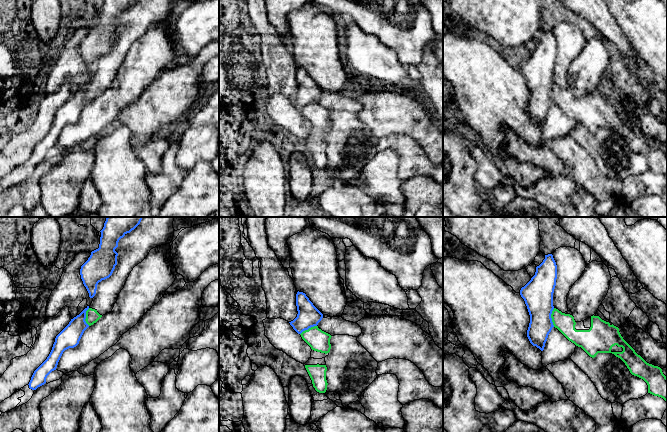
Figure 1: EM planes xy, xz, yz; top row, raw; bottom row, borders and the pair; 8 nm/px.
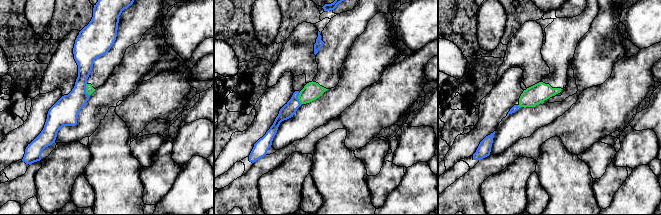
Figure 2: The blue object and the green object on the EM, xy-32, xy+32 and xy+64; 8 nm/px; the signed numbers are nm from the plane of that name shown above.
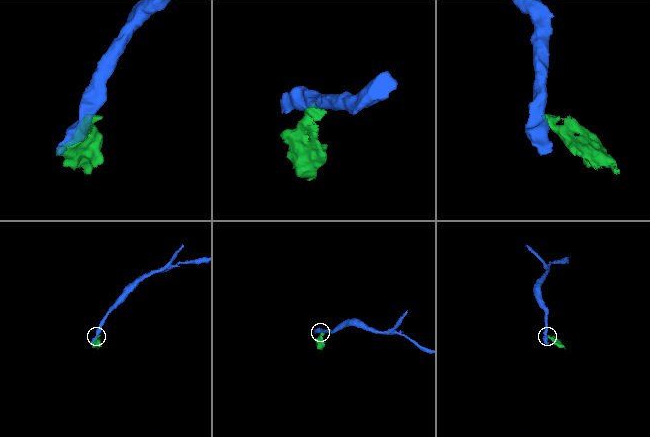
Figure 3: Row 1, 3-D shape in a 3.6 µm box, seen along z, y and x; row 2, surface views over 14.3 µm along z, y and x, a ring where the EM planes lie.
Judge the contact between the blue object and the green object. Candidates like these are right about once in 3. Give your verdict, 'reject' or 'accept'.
reject

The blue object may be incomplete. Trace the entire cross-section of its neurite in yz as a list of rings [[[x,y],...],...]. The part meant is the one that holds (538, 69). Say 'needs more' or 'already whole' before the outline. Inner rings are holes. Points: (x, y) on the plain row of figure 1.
already whole; [[[548,30],[536,43],[535,51],[520,66],[530,91],[527,113],[530,119],[541,127],[544,126],[548,111],[554,103],[551,90],[554,85],[556,55],[557,41],[553,31]]]

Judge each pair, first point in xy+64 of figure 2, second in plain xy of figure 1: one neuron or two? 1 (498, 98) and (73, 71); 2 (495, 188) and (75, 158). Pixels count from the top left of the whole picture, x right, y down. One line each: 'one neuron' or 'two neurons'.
1: two neurons
2: one neuron

